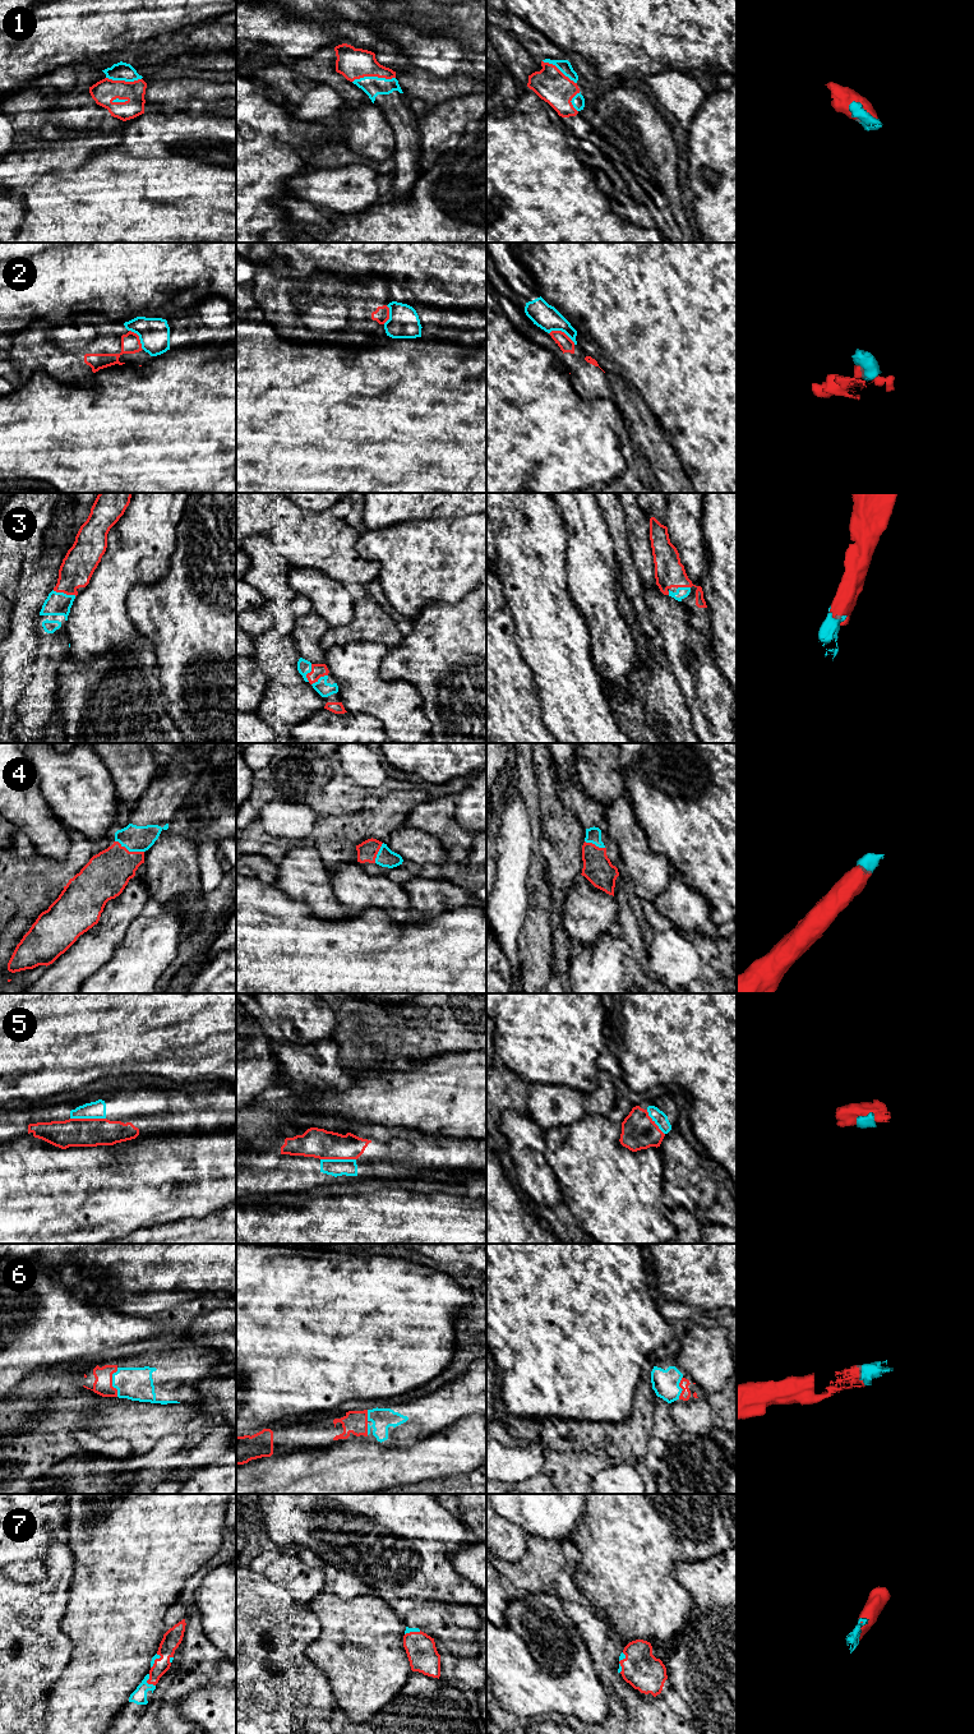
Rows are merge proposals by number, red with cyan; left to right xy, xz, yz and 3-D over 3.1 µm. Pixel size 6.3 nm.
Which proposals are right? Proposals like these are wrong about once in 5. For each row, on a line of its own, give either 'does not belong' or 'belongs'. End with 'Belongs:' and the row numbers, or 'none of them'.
1: belongs
2: does not belong
3: belongs
4: belongs
5: belongs
6: belongs
7: belongs
Belongs: 1, 3, 4, 5, 6, 7

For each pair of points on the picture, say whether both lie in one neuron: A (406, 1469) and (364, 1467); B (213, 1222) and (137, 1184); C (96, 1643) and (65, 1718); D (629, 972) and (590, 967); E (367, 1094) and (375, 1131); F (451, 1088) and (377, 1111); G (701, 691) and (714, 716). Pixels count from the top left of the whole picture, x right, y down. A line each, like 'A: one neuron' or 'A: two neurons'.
A: one neuron
B: two neurons
C: one neuron
D: one neuron
E: two neurons
F: one neuron
G: one neuron

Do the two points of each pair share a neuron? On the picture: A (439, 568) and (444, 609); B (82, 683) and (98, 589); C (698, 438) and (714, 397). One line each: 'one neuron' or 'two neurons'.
A: two neurons
B: two neurons
C: one neuron

